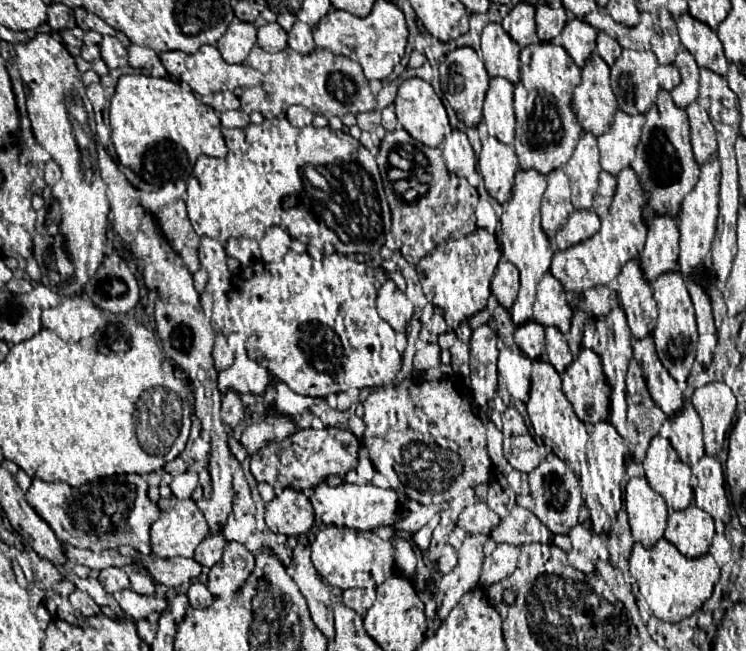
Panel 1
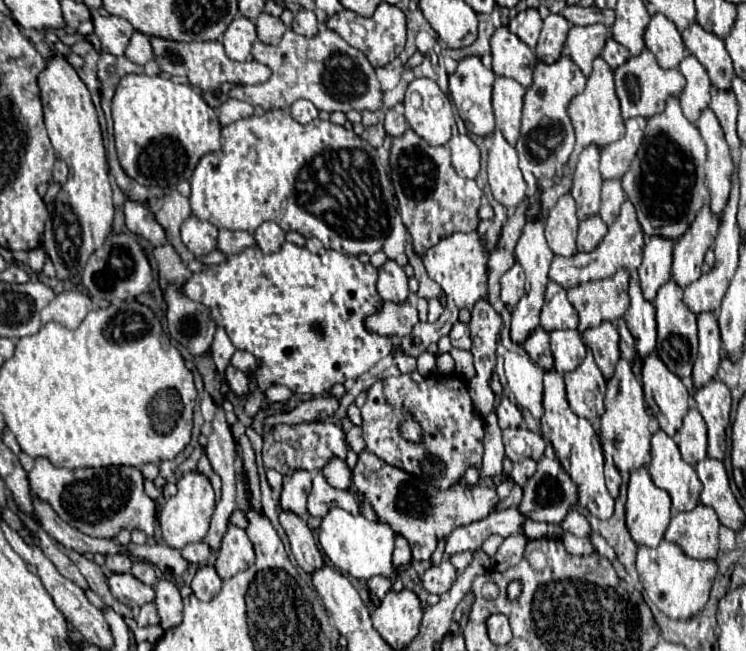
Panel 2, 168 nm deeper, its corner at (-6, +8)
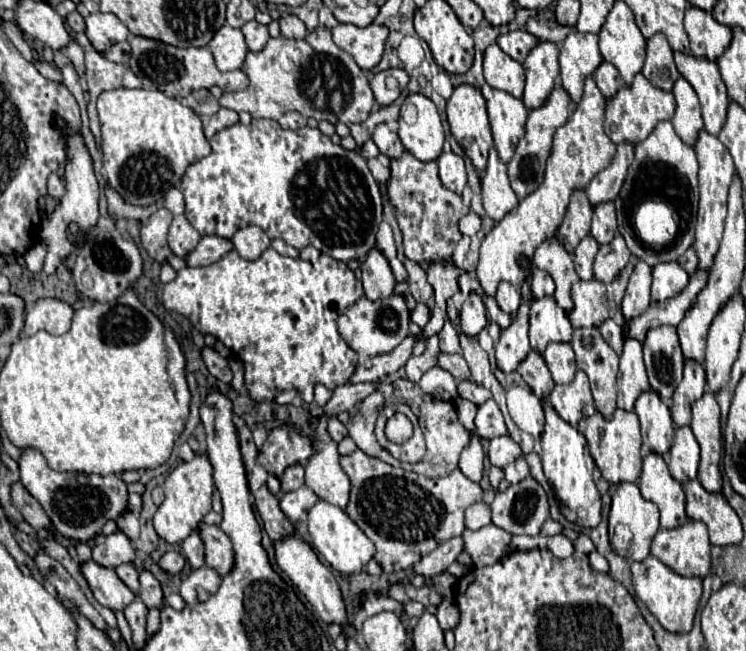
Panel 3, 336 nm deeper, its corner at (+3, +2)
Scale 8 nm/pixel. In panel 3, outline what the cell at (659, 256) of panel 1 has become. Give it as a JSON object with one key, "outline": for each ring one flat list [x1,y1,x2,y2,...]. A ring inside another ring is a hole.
{"outline":[[638,260,634,272,630,274,630,282,622,300,622,314,626,320,640,316,650,306,650,286,652,266,648,266,644,260]]}

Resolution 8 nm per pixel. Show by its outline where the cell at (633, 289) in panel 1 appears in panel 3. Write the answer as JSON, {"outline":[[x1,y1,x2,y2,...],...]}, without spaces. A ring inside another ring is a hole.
{"outline":[[626,336,624,350,620,354,618,372,618,406,622,410,632,410,636,398,648,390,648,376,642,362,642,342]]}

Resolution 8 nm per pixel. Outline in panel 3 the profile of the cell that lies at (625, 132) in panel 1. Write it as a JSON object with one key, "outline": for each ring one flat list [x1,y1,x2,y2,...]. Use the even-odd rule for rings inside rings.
{"outline":[[630,142,618,144,618,150,616,150,610,166,604,168,600,174,596,174,596,178,592,178,592,182,586,186,586,194,588,194,588,200,592,202,592,206,596,206,598,202,616,198,616,194,626,178,628,166,632,164,632,158,634,158,634,146]]}

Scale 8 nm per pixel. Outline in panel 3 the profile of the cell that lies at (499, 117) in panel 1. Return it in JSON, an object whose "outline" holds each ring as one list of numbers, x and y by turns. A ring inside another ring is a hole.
{"outline":[[504,90,492,92,492,98,488,100,488,118,496,150,504,162,510,162,516,142,524,134,526,114,528,110,520,98,512,98,512,94]]}

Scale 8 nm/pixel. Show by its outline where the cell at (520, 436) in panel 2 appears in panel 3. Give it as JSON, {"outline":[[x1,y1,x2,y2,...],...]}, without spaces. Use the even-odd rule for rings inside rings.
{"outline":[[498,436,490,440,490,448,488,448,488,458,492,462,492,466,504,468,506,464,514,462,516,458,522,458,522,450,520,446,510,438,510,436]]}

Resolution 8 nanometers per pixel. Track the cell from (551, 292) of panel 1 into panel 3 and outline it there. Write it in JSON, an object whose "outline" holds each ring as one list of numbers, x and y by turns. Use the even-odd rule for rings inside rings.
{"outline":[[544,296,532,302,530,312,530,346,538,352,544,352,544,348,550,342,570,342,572,340,572,324,564,310,556,306,556,300,552,296]]}

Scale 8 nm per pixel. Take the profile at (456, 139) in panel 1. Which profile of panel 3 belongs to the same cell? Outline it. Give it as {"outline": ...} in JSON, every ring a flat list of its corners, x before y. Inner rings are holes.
{"outline":[[446,148,440,158,438,158,438,166,440,166,440,180,446,188,450,188,452,192,462,194,468,176,466,176,466,166,464,166,464,158,454,154,450,148]]}

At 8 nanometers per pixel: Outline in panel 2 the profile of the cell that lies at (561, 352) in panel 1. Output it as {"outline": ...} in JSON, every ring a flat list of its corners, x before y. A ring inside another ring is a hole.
{"outline":[[557,330,551,334,551,350,555,358,555,370,559,374,575,370,585,358,585,344,577,330]]}

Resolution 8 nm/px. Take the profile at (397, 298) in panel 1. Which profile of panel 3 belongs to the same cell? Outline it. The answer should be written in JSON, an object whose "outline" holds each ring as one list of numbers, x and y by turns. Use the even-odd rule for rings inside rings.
{"outline":[[372,248,362,264,362,284,368,300,384,300,394,294,396,278,388,266,388,260]]}

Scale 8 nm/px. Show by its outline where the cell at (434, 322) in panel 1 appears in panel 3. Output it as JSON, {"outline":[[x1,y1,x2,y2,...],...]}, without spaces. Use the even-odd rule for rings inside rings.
{"outline":[[418,304,414,310,412,310,412,320,422,328,430,318,430,310,426,304]]}

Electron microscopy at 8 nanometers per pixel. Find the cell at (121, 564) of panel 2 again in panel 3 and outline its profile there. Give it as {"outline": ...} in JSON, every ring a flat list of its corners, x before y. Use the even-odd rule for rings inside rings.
{"outline":[[118,530,112,536,106,536,106,540,98,546,94,546,92,550,92,558,94,562,98,562,100,566,106,568,116,568,120,564,132,562,134,560,134,546,132,542]]}

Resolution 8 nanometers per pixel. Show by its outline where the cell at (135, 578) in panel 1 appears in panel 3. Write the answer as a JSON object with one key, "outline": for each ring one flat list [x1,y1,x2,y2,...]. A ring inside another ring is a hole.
{"outline":[[122,564,122,566,118,566,118,568,116,568,116,574,118,574,118,578,120,578,134,594,138,594,140,574,138,574,138,570,134,568,134,564]]}

